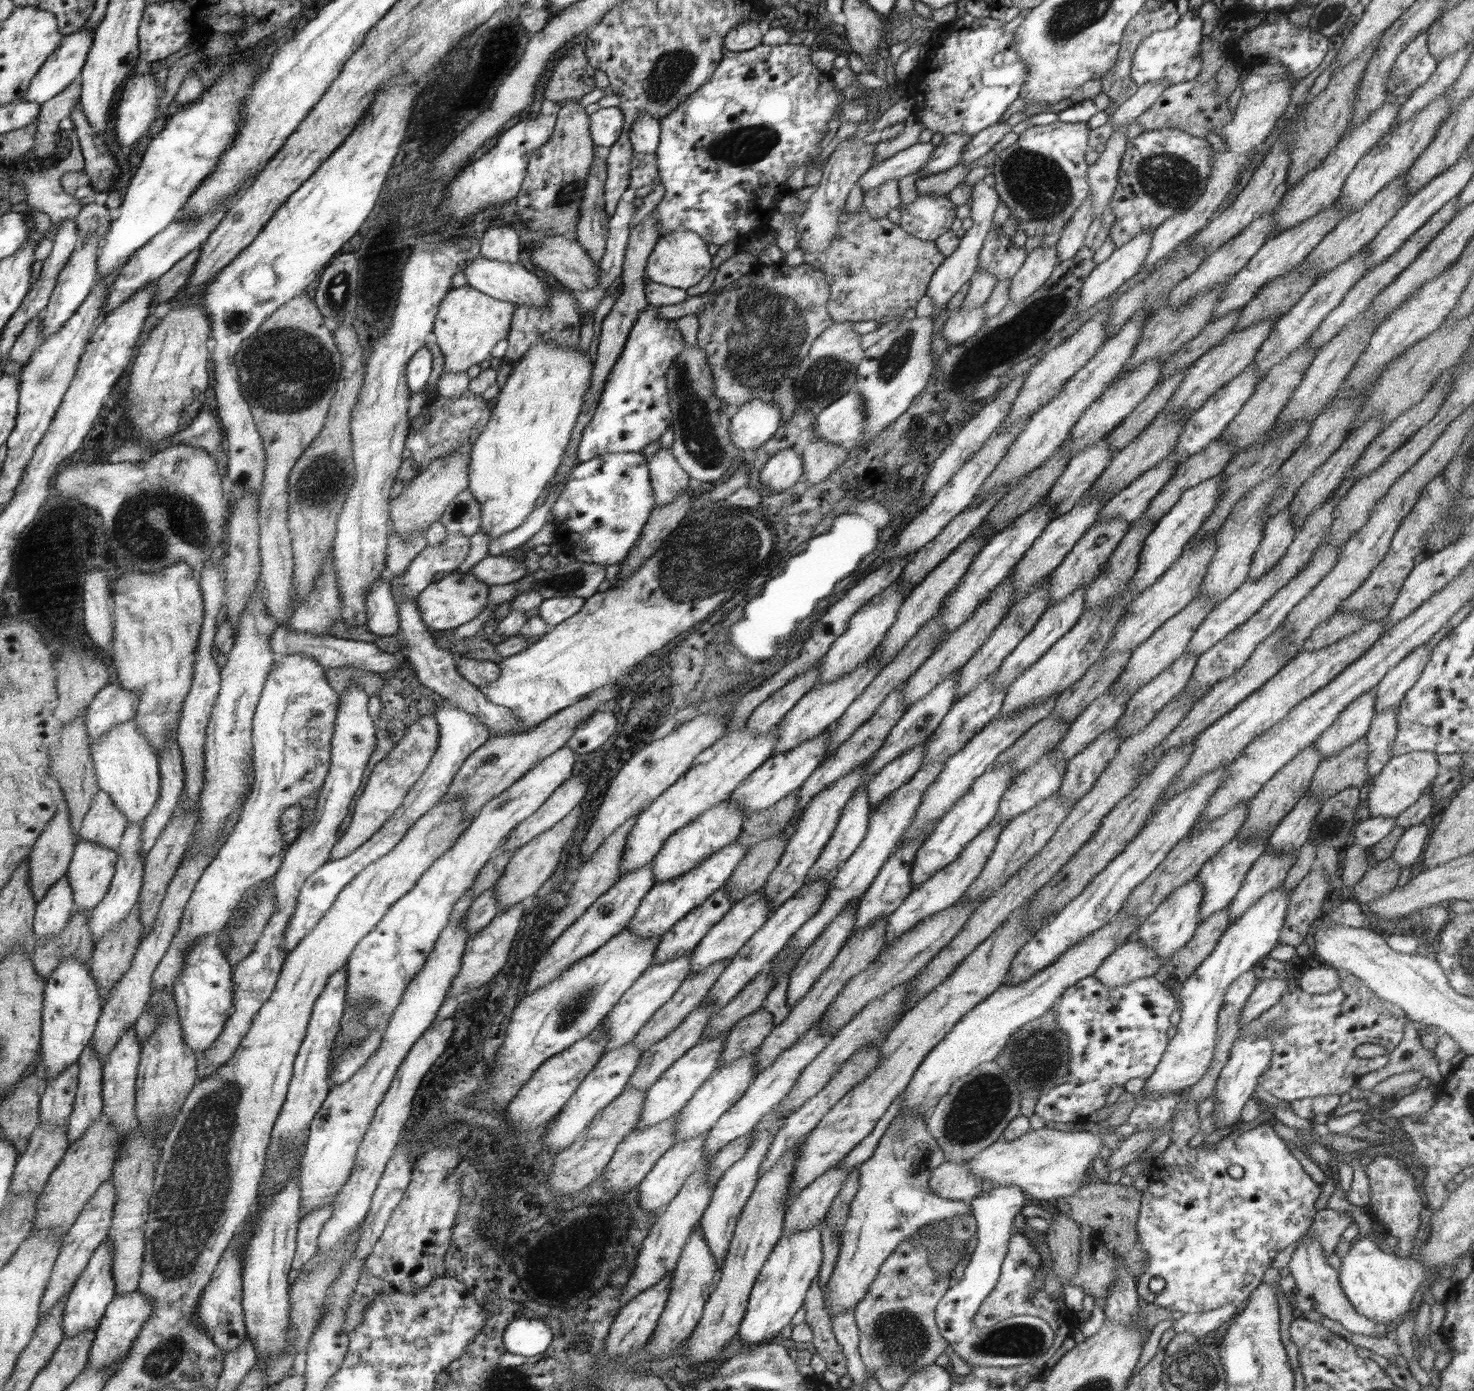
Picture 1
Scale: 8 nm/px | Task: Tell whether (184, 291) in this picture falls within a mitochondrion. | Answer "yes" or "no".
no

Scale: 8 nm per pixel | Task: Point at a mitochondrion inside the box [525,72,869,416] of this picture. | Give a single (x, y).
(767, 330)

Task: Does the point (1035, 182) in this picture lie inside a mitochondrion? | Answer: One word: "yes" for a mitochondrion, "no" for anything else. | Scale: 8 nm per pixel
yes

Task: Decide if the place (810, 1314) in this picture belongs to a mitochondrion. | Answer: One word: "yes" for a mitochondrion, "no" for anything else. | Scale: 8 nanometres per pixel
no

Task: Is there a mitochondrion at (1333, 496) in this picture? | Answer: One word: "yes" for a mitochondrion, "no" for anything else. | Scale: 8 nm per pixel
no

